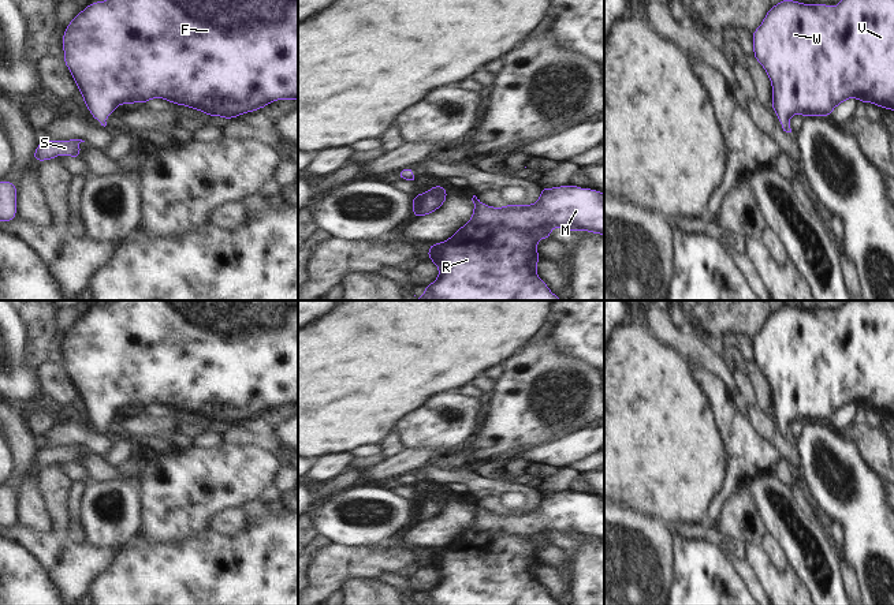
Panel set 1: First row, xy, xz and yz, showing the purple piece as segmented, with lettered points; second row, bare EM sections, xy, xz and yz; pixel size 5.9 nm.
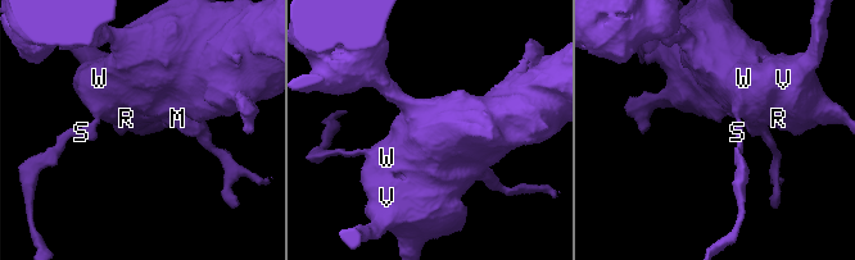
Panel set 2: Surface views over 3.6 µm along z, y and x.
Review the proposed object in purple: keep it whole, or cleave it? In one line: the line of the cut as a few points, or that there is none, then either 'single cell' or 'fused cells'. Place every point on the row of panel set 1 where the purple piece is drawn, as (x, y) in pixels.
no cut; single cell

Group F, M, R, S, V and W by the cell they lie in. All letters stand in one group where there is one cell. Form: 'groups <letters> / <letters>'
groups F M R S V W

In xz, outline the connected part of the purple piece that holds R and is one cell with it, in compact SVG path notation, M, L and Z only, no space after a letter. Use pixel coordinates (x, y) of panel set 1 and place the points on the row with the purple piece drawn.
M541 187L536 203L500 209L485 205L476 195L472 201L472 219L450 239L428 247L426 258L436 264L439 277L422 287L425 295L416 300L562 300L537 276L537 240L551 239L551 228L604 235L604 194L593 188Z

